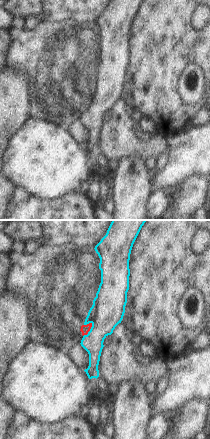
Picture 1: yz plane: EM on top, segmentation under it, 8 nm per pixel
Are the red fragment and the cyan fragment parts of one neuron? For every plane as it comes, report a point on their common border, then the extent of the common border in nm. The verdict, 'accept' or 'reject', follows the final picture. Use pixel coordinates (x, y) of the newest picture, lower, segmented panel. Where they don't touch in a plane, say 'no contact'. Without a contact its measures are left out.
(89, 330) | 140 nm

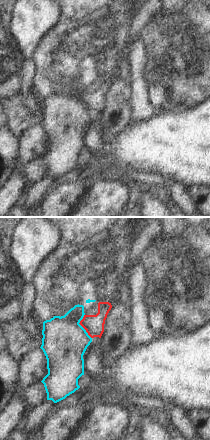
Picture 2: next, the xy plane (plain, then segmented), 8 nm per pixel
(81, 325) | 200 nm

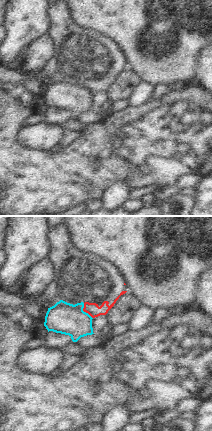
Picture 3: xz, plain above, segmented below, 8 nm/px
(84, 311) | 150 nm

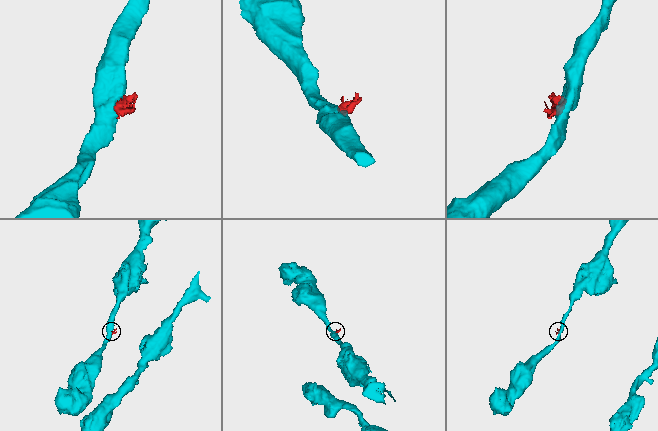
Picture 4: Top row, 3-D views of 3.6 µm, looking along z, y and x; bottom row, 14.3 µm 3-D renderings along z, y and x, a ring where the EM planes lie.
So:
reject

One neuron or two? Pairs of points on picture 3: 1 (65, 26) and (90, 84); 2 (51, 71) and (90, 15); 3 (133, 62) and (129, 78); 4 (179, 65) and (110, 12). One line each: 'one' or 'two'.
1: one
2: two
3: two
4: one

